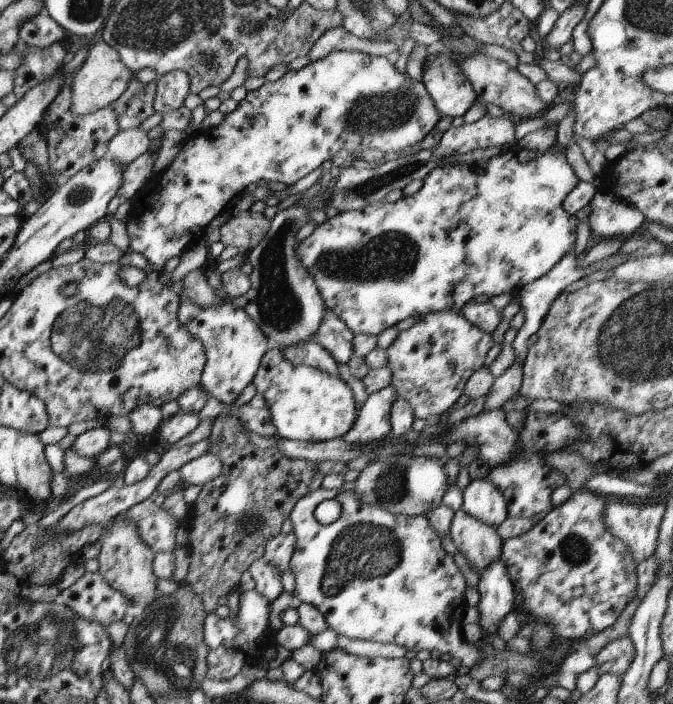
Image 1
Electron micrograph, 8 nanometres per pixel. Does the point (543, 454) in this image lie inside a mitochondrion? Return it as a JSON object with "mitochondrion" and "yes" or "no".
{"mitochondrion":"no"}

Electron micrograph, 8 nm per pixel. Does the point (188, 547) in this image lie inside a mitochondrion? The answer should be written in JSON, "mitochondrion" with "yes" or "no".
{"mitochondrion":"no"}

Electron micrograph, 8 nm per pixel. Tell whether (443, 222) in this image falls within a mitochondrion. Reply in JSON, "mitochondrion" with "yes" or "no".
{"mitochondrion":"no"}

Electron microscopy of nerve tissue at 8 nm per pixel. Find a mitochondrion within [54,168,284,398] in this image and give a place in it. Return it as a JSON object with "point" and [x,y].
{"point":[80,194]}

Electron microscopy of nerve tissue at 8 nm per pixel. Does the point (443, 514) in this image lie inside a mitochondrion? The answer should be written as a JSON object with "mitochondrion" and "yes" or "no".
{"mitochondrion":"no"}

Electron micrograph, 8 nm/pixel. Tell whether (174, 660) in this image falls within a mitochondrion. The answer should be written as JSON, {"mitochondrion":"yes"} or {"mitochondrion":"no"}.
{"mitochondrion":"yes"}

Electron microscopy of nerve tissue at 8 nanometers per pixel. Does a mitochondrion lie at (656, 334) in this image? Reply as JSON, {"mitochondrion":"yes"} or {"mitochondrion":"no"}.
{"mitochondrion":"yes"}

